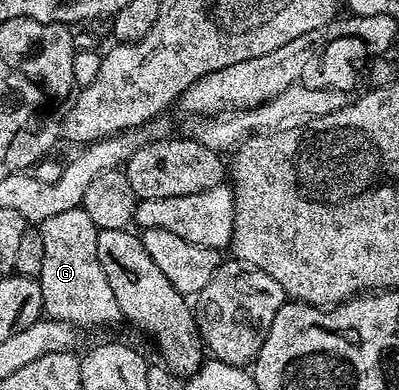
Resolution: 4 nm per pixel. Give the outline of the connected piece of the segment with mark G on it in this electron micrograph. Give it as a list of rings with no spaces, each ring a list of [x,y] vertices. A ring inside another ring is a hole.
[[[83,206],[62,210],[50,218],[39,221],[42,234],[42,270],[39,274],[43,315],[49,320],[64,320],[77,330],[104,328],[121,319],[118,299],[110,290],[109,279],[98,258],[98,238],[101,229],[86,214]]]

